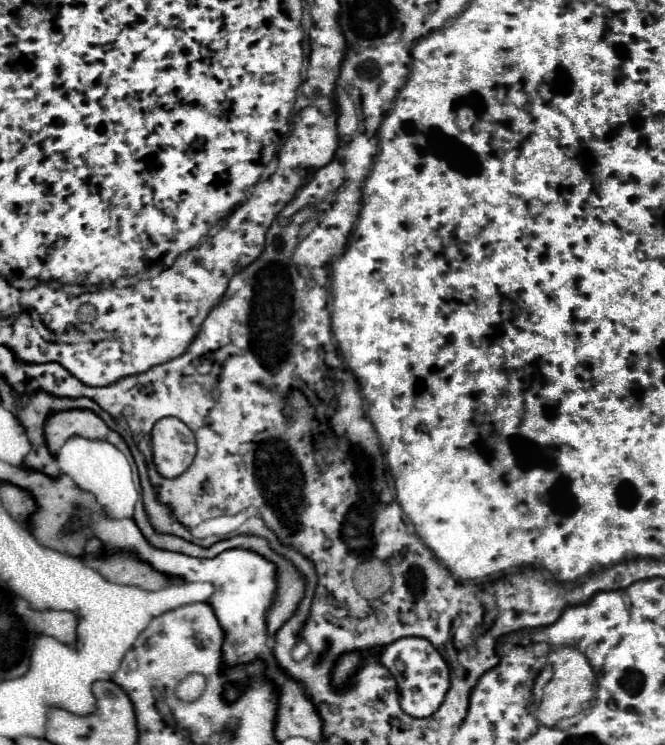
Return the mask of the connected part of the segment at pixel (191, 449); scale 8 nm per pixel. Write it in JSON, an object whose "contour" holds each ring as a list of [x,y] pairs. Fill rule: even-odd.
{"contour":[[[176,417],[160,419],[152,429],[154,465],[162,477],[178,477],[188,469],[196,455],[192,429]]]}

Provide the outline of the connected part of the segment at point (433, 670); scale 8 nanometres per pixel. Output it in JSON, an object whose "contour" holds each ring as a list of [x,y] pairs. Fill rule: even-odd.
{"contour":[[[402,637],[380,647],[376,657],[394,675],[400,689],[400,707],[404,709],[404,713],[414,718],[426,718],[436,713],[450,687],[450,673],[446,661],[430,641],[420,637]]]}

